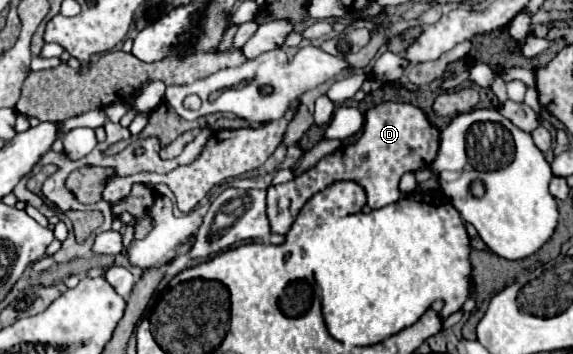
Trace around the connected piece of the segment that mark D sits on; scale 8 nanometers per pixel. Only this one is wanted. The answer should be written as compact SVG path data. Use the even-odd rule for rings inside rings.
M383 102L365 112L359 140L321 158L317 166L295 176L291 182L267 188L267 218L273 234L287 234L299 210L317 192L339 180L357 182L367 194L367 206L383 208L401 198L399 180L405 172L429 168L439 150L439 130L427 120L421 108L403 102Z

